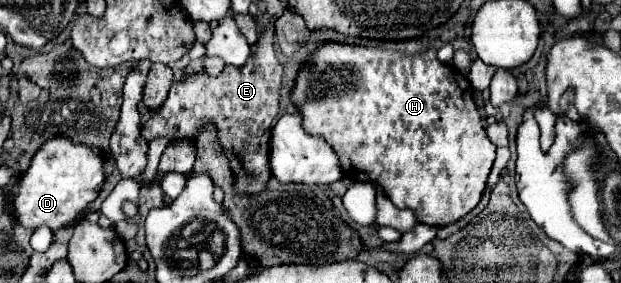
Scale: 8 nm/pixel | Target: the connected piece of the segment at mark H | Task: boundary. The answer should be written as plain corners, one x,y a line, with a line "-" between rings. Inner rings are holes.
324,44
316,54
312,54
312,62
306,64
298,78
296,86
292,92
292,102
298,106
302,118
304,118
304,128
310,134
326,138
326,142
332,144
334,152
338,154
342,162
342,170
346,176
352,176
358,182
376,182
384,188
386,196
394,202
396,208
408,208
416,214
416,220
428,226
446,226
456,220
460,220
464,214
468,214
472,208
478,206
482,192
486,188
486,178
490,174
490,168
496,158
496,146
488,140
480,114
476,110
476,104
472,100
472,86
470,82
452,66
442,64
436,58
436,50
428,50
416,56
404,56
400,52
392,50
382,50
382,48
362,48
362,46
346,46
346,44

